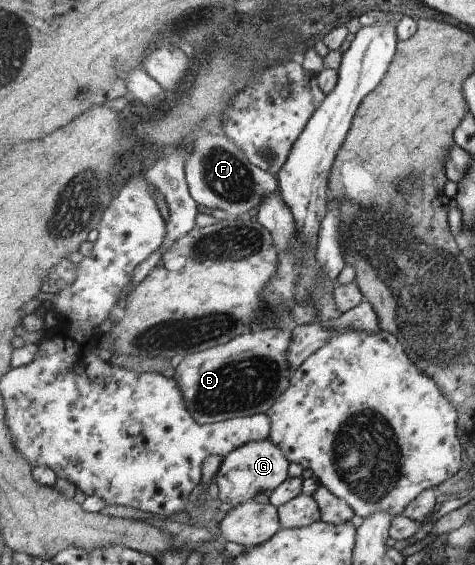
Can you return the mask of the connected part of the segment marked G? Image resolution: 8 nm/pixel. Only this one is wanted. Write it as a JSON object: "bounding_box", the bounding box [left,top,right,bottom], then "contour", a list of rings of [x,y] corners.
{"bounding_box":[214,440,291,507],"contour":[[[272,440],[248,442],[245,446],[234,450],[228,457],[223,458],[219,471],[214,476],[216,490],[223,502],[238,507],[246,502],[251,502],[260,493],[271,496],[278,486],[282,486],[290,477],[291,463],[284,452],[274,445]]]}

